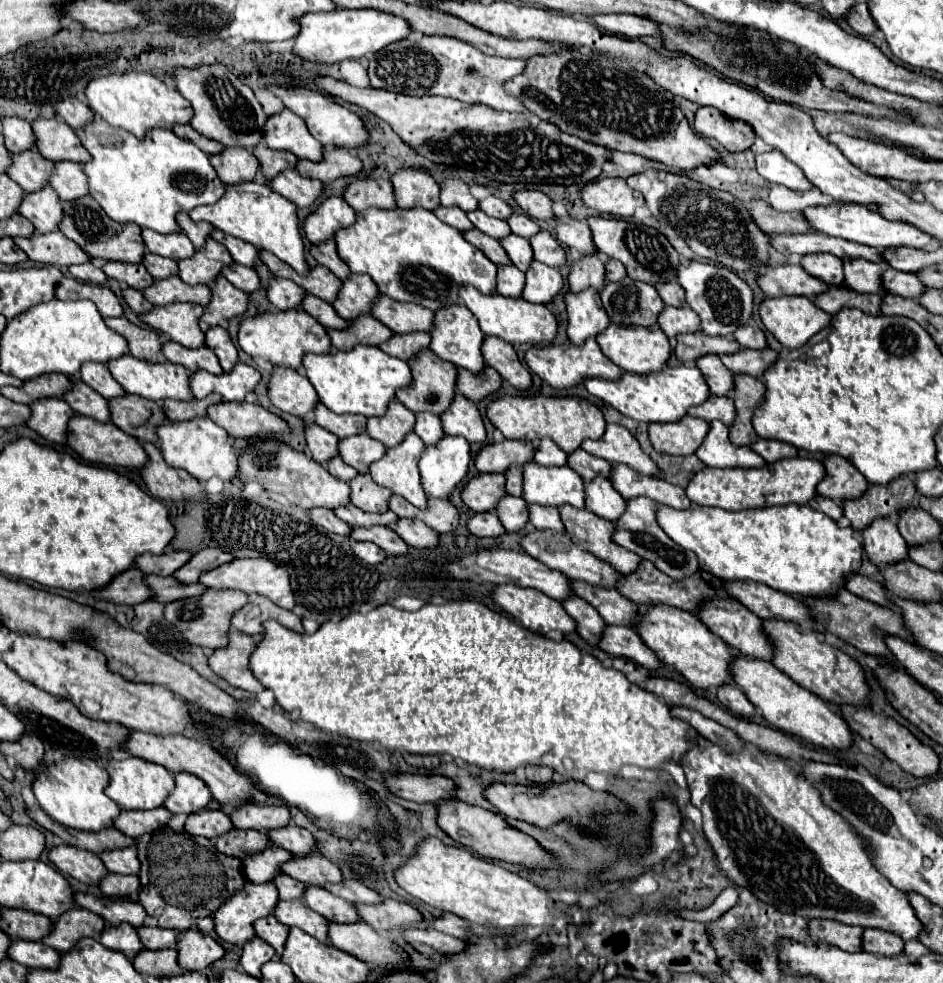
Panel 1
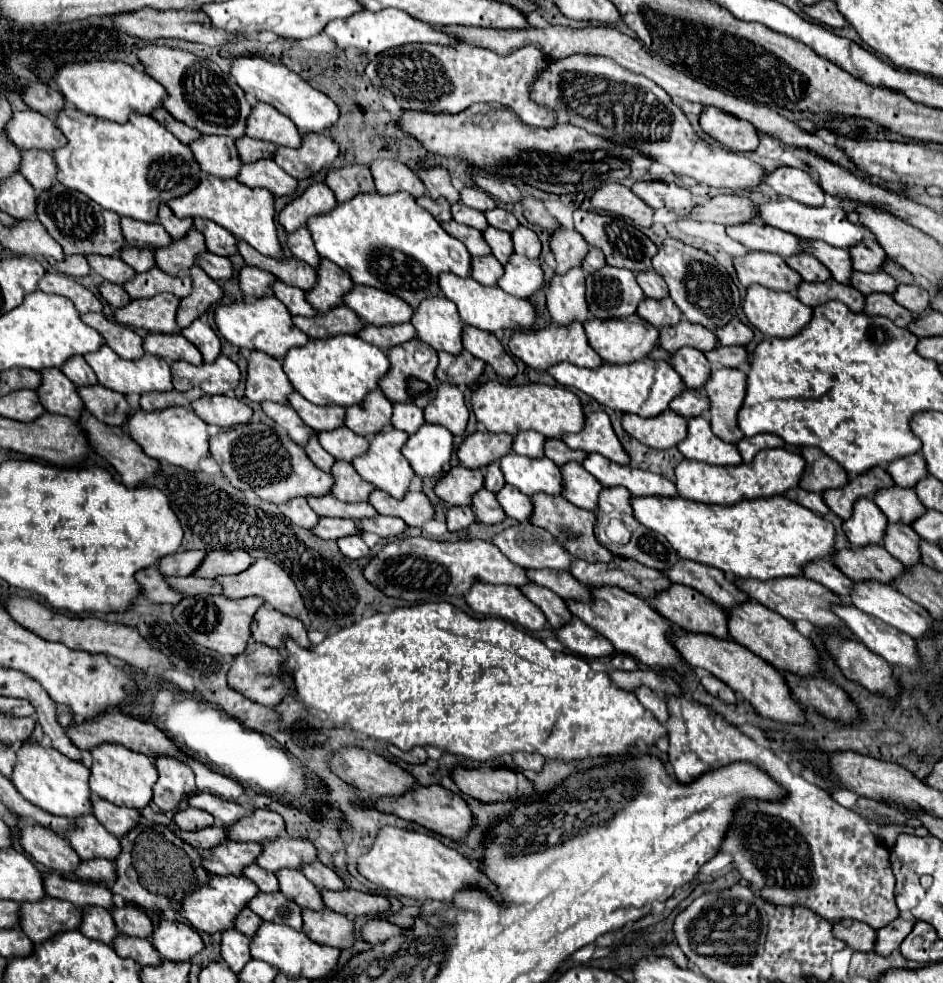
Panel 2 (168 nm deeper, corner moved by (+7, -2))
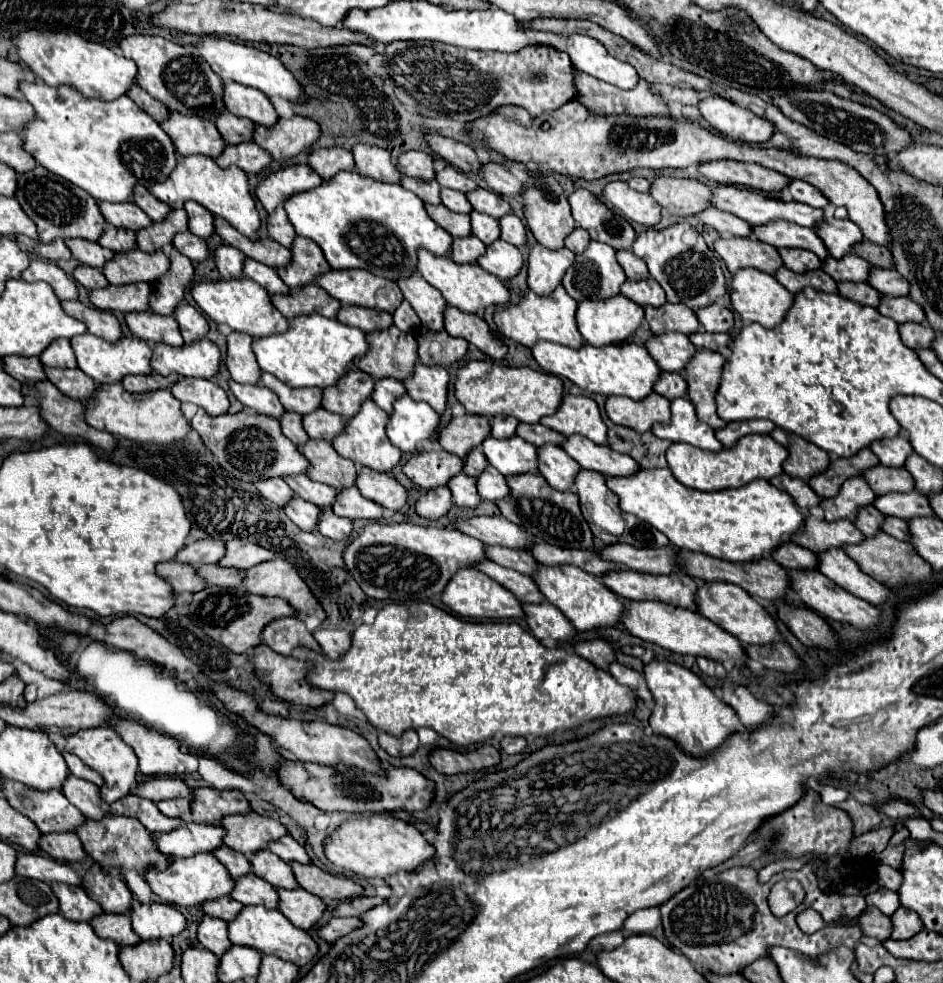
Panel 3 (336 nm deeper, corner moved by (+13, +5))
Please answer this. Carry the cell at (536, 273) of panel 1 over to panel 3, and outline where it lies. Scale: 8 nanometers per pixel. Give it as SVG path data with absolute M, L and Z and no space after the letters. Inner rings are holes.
M499 238L487 246L487 252L477 260L477 264L487 272L495 274L497 278L507 280L521 270L523 256L513 244Z

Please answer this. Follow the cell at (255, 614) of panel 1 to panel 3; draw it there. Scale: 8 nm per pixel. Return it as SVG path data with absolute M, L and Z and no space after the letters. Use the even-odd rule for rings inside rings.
M295 616L279 618L279 620L271 622L263 630L263 642L277 654L285 654L285 656L291 656L291 652L301 646L321 652L321 646L315 642L313 634L305 628L303 620L299 620Z

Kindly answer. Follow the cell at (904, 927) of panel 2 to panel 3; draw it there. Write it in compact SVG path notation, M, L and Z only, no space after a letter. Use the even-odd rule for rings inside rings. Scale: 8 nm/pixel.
M899 908L893 916L893 934L891 938L895 940L907 940L913 938L915 934L919 934L923 930L923 922L919 920L917 912L909 912L907 908Z

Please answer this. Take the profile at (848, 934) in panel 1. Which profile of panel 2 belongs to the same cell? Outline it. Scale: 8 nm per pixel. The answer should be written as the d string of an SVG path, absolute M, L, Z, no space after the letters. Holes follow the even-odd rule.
M841 921L833 925L833 937L841 939L853 951L873 951L875 929L861 921Z

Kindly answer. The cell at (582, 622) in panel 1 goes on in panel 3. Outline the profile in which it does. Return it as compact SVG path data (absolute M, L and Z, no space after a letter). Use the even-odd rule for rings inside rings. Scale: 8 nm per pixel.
M481 560L477 564L473 564L475 570L481 570L483 574L487 574L491 580L495 580L497 584L501 584L503 588L507 588L509 592L515 594L515 598L519 602L531 602L531 604L539 604L543 602L543 596L541 592L537 590L535 582L525 576L525 574L519 574L517 570L509 570L509 568L503 568L491 560Z

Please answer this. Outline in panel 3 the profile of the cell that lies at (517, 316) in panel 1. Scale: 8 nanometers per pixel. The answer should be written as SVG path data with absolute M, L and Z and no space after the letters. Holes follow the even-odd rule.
M423 248L417 252L417 258L419 258L419 262L417 262L419 274L443 294L447 304L451 304L463 312L479 312L491 304L509 302L509 292L503 286L503 282L497 276L483 272L483 268L479 268L477 264L455 264L449 256L435 256L433 252L427 252Z

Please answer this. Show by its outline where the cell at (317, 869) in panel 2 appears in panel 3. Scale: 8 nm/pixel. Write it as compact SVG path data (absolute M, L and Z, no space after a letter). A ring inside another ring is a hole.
M289 834L281 836L279 840L273 840L269 844L269 850L273 854L277 854L279 858L283 858L285 862L291 862L291 860L297 860L301 864L309 864L311 862L309 856L307 856L307 852L305 852L305 848L301 844L297 844Z

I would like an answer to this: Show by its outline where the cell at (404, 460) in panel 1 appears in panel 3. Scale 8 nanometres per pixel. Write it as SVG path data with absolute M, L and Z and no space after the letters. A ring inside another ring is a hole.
M367 398L363 402L361 410L351 420L347 420L345 430L339 436L335 436L335 442L331 442L335 452L339 456L343 456L343 458L349 458L349 460L361 464L361 466L369 466L369 468L373 468L377 472L393 470L397 466L399 458L401 458L401 452L399 452L399 448L395 448L387 440L387 434L385 434L387 420L389 420L389 414L383 412L371 398Z

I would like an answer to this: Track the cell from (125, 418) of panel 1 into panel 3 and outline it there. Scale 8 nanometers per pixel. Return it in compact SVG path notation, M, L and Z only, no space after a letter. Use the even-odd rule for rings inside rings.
M43 366L45 370L45 376L51 384L55 384L65 396L69 398L77 398L77 400L87 400L93 390L97 388L97 384L79 368L75 370L63 370L63 368L49 368L49 366Z

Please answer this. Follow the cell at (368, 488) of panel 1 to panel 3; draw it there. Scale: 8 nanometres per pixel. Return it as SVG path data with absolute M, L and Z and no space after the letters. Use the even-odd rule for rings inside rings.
M307 440L307 444L299 444L297 448L309 460L307 476L311 480L333 486L335 490L355 484L355 478L357 478L355 464L347 458L341 458L333 450L331 442Z

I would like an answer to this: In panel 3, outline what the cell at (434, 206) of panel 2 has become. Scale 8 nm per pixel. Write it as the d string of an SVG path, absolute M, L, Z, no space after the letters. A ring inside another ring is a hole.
M401 176L401 182L399 182L403 188L415 192L423 202L427 204L441 204L439 200L439 190L441 186L435 182L435 180L415 180L415 178L407 178L407 176Z

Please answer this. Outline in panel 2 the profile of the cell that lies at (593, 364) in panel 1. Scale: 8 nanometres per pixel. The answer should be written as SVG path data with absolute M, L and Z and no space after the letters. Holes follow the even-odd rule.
M573 323L571 327L559 327L559 325L549 325L543 331L517 331L513 335L513 339L509 341L509 349L515 357L519 357L527 367L545 373L549 367L557 365L557 363L573 363L573 365L581 365L587 369L597 369L603 365L603 359L589 347L587 343L587 335L583 331L581 323Z

